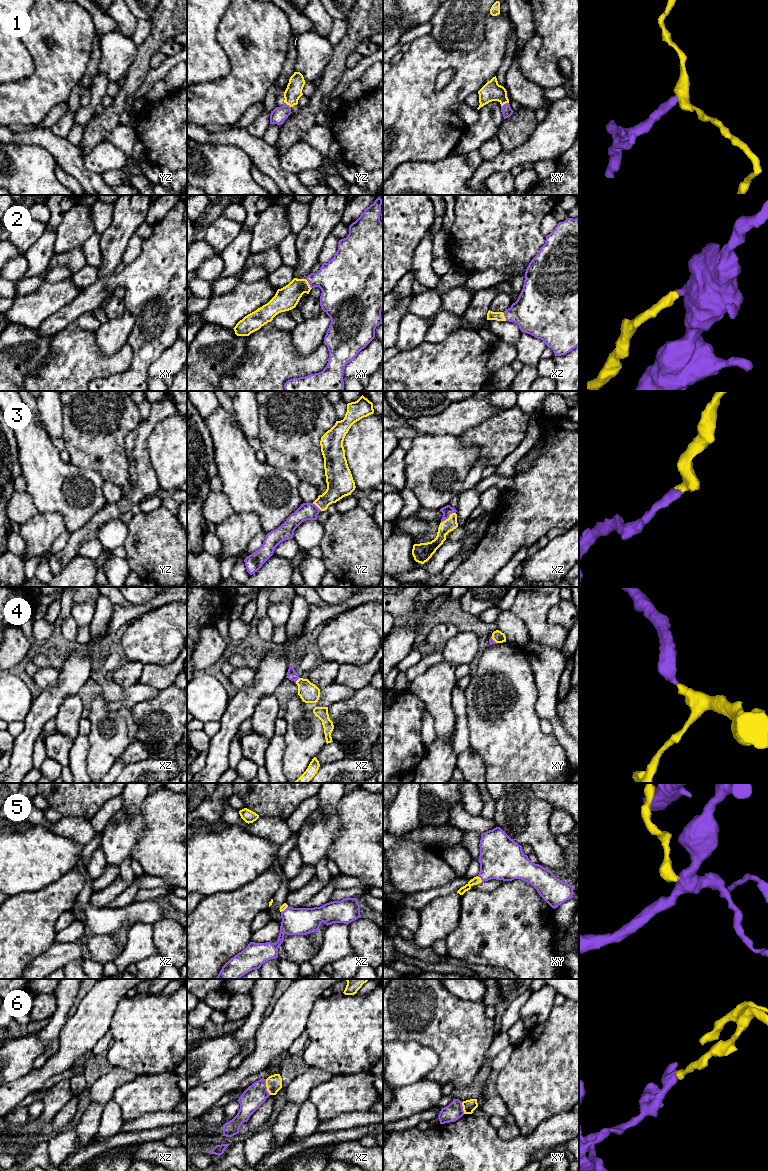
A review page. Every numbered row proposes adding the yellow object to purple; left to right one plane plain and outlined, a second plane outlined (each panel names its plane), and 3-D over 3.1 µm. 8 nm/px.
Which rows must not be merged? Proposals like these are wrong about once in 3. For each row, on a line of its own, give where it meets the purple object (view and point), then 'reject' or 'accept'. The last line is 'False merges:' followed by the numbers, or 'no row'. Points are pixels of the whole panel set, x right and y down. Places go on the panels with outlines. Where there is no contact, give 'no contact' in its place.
1: contact xy (504, 104); accept
2: contact xy (308, 282); accept
3: contact xz (448, 517); accept
4: contact xz (297, 679); accept
5: contact xy (480, 877); accept
6: contact xz (266, 1087); reject
False merges: 6

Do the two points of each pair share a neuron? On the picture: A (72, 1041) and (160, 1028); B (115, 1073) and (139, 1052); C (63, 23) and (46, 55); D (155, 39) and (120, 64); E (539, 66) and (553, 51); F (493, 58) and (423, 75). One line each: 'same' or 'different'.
A: different
B: different
C: same
D: different
E: different
F: same

